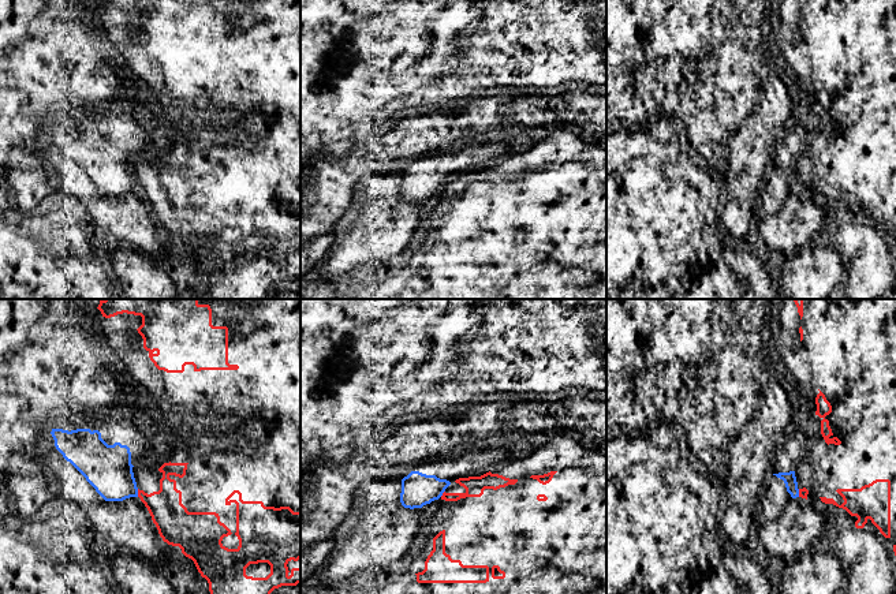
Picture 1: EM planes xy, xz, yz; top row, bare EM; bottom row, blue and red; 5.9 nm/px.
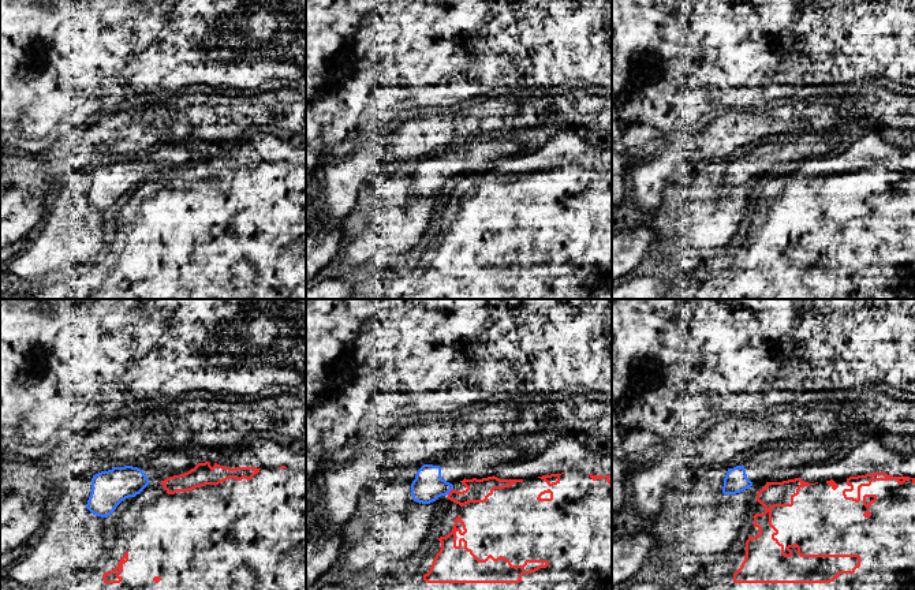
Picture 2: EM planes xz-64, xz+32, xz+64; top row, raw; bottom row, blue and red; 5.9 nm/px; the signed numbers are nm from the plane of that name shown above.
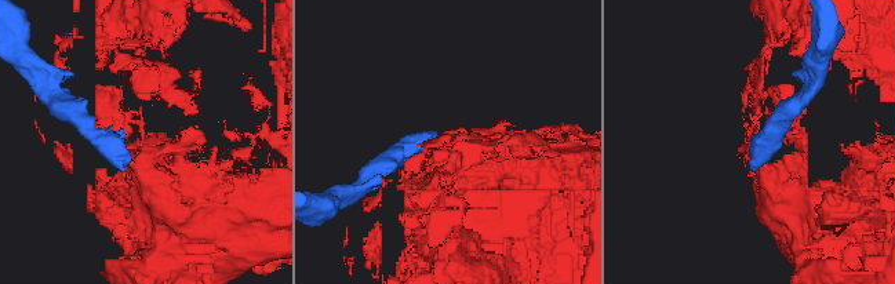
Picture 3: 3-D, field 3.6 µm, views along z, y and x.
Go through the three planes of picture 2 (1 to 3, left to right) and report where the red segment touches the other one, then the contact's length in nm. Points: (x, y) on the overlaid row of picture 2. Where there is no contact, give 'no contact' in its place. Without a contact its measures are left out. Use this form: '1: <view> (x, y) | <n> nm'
1: no contact
2: xz+32 (449, 490) | 50 nm
3: no contact

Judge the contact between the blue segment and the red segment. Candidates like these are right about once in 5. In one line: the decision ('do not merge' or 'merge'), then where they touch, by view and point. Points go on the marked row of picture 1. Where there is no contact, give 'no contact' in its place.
do not merge; contact xy (137, 493)

